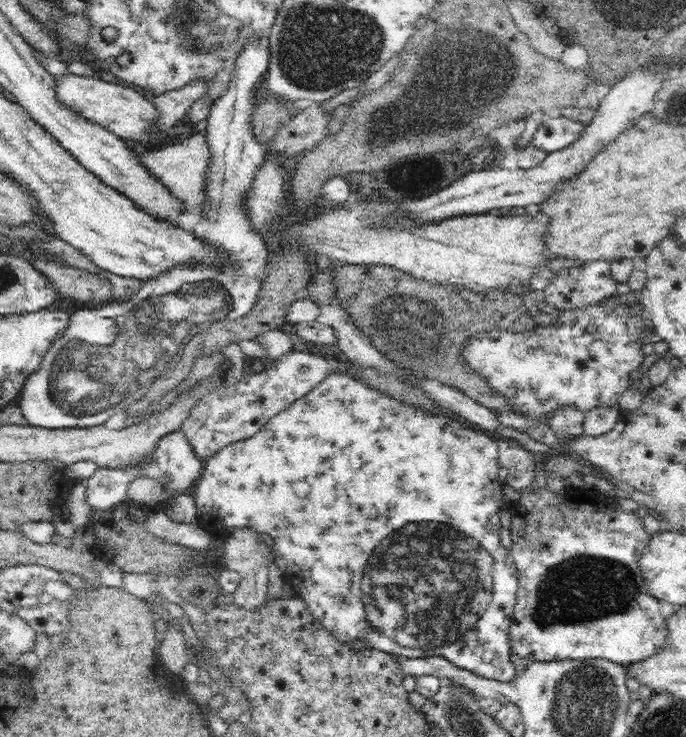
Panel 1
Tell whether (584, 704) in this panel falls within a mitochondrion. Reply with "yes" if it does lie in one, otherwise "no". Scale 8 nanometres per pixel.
yes

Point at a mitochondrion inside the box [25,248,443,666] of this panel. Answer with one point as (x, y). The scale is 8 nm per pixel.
(90, 377)

